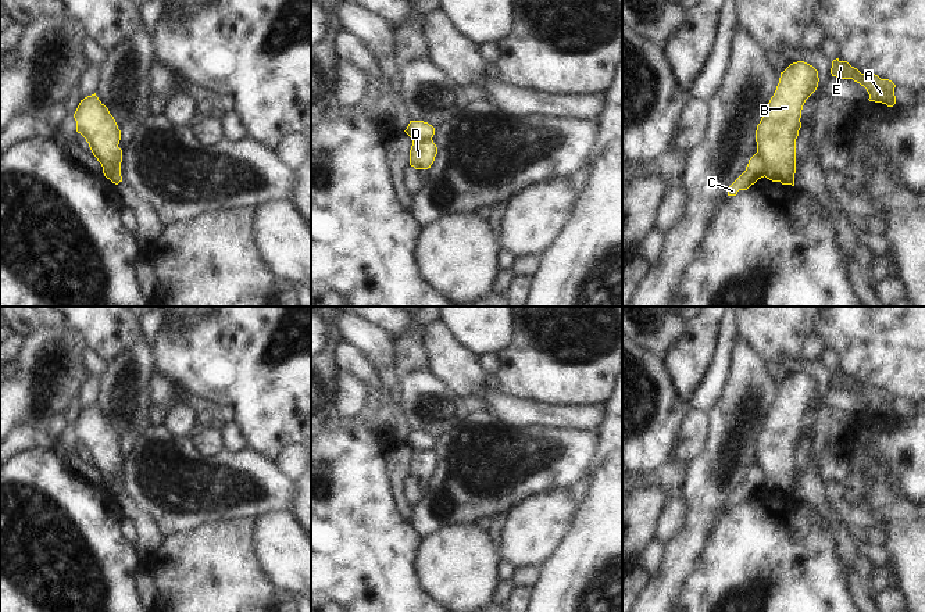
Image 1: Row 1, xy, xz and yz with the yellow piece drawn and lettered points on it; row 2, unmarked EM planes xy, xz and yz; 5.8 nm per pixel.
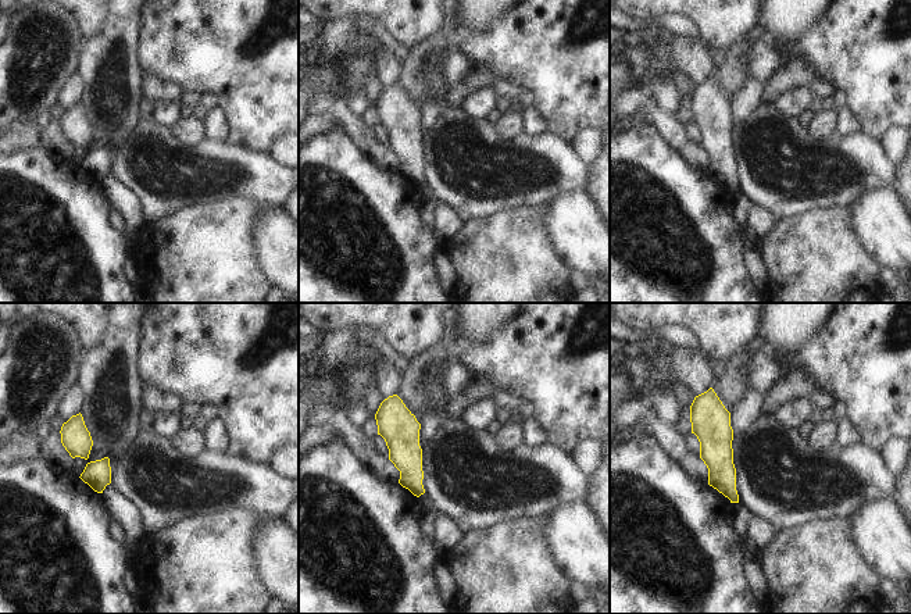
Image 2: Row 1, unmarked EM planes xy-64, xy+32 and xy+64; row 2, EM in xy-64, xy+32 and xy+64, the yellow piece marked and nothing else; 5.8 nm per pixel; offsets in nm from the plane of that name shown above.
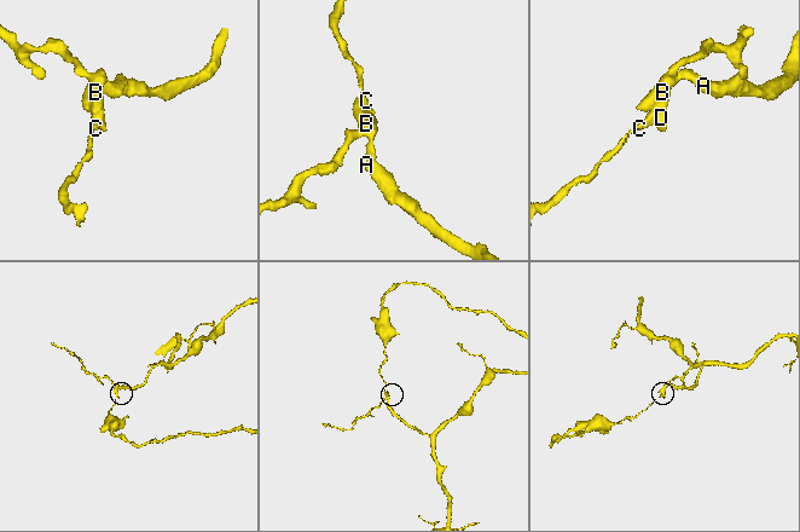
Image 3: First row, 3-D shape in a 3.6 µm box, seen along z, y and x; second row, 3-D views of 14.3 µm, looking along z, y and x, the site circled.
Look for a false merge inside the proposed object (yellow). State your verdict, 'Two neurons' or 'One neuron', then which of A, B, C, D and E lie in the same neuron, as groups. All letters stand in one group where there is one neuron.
Two neurons. Groups: A B D E / C.

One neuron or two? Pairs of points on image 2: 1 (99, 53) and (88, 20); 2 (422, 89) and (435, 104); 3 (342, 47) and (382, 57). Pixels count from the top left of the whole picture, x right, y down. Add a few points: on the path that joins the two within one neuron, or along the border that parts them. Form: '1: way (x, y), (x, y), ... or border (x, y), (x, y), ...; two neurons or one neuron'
1: border (107, 14), (103, 24), (85, 39); two neurons
2: border (447, 88), (429, 97), (420, 111); two neurons
3: border (381, 45), (372, 50), (375, 57), (374, 75); two neurons

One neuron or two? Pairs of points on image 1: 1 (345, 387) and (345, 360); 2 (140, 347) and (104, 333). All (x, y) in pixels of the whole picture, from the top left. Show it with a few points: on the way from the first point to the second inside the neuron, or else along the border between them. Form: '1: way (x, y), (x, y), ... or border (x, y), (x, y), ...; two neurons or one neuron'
1: border (339, 369), (354, 376), (367, 389); two neurons
2: border (140, 330), (128, 344), (104, 361); two neurons

